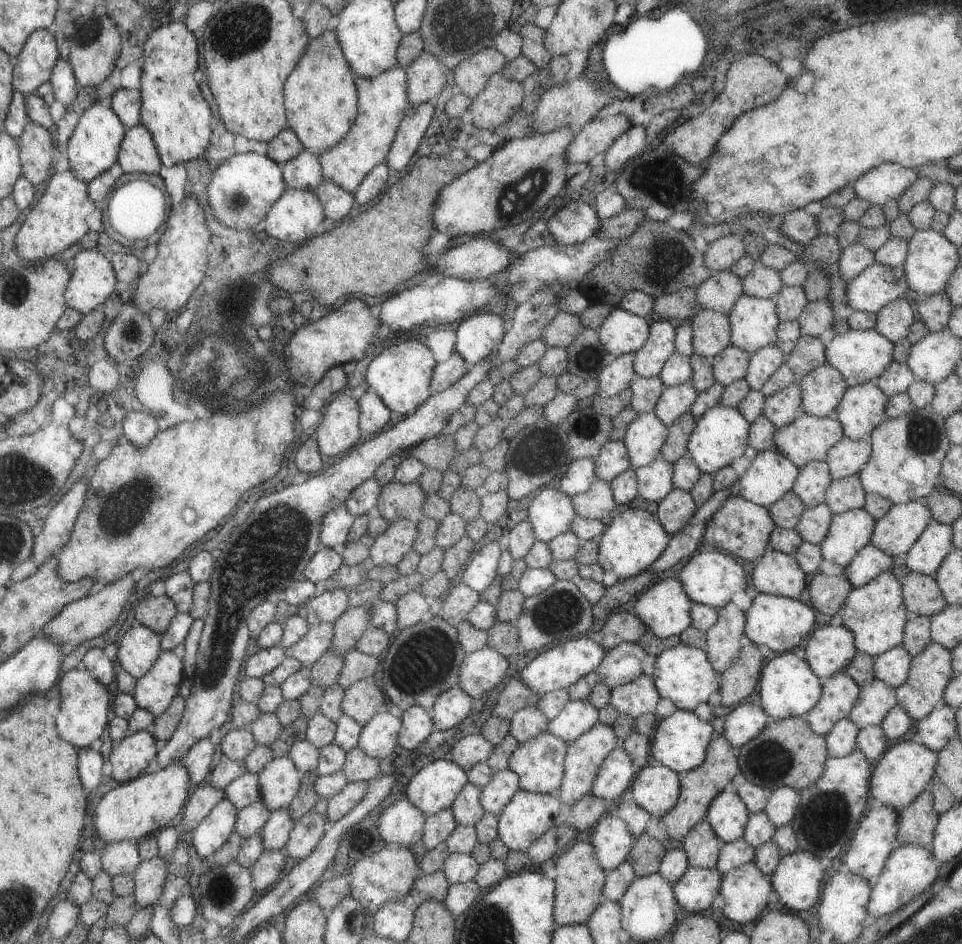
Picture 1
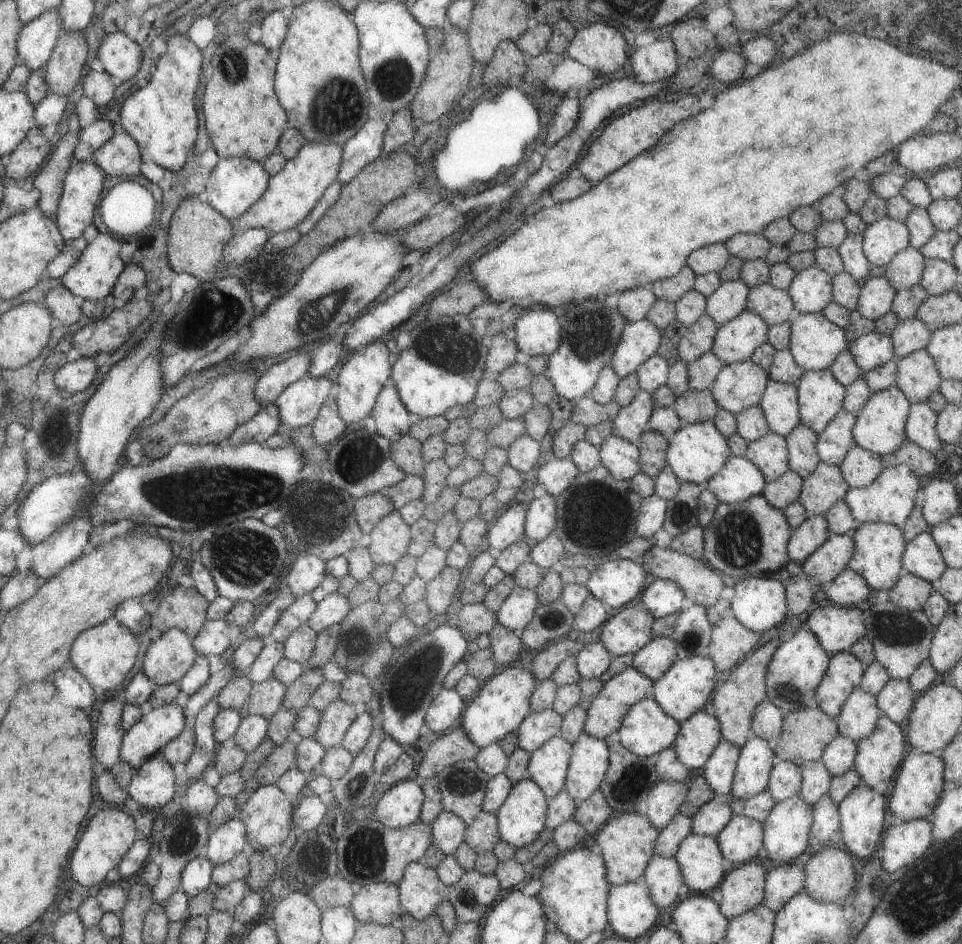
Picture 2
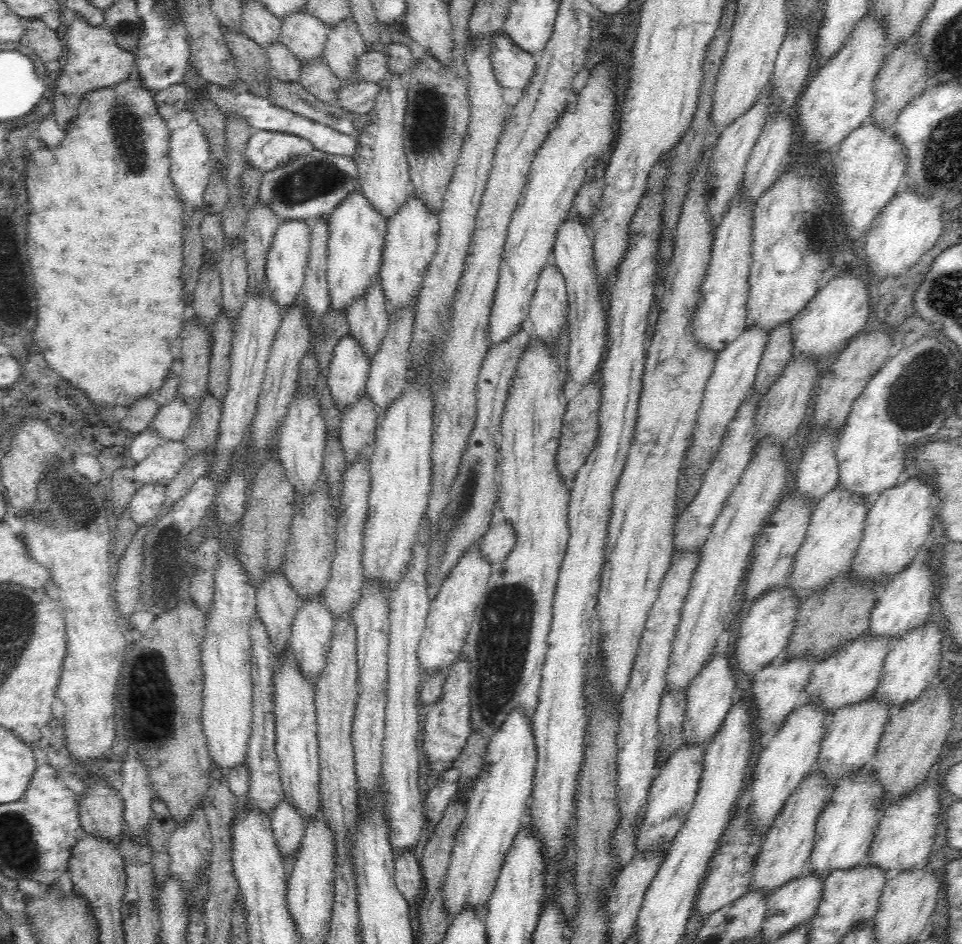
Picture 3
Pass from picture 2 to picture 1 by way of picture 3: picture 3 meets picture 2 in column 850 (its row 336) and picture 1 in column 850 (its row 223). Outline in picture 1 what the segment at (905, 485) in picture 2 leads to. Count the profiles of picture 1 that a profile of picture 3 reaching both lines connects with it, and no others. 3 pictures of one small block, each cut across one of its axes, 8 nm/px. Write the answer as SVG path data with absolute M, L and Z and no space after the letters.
M863 508L845 510L845 512L833 514L829 522L827 534L820 542L821 558L833 562L836 570L847 566L847 562L859 552L859 549L869 543L874 524L875 520L871 518L871 514L867 514L867 511Z

